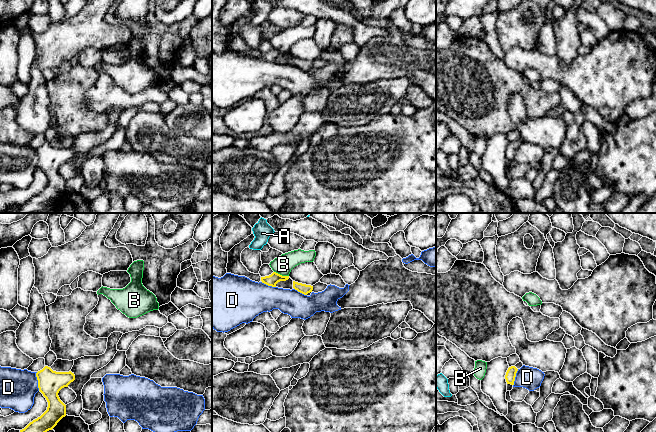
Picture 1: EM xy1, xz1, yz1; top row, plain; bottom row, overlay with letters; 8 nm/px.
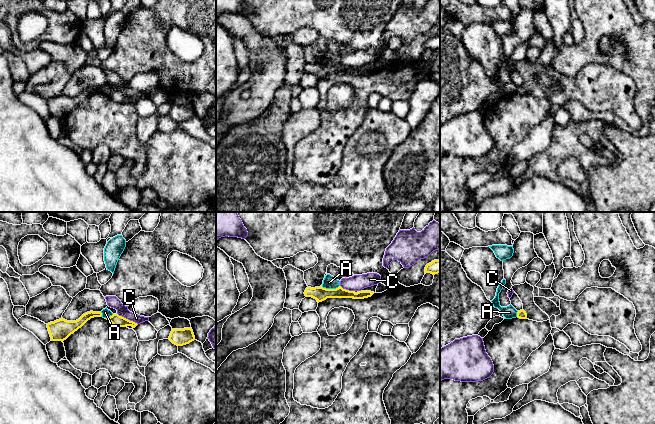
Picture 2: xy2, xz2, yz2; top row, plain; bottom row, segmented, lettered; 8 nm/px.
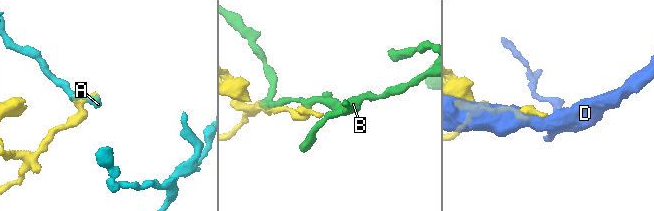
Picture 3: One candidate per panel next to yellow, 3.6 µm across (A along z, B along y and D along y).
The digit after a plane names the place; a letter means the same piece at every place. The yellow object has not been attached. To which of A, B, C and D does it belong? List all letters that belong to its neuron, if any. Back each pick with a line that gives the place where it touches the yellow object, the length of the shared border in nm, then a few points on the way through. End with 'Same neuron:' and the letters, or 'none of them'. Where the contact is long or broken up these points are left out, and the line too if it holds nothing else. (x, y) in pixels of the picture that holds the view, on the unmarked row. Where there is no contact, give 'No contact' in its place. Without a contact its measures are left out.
Same neuron: none of them

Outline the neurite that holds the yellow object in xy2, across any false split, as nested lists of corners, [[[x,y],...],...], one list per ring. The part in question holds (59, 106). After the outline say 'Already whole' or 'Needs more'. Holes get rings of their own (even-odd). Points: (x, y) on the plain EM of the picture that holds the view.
[[[87,88],[83,90],[76,97],[67,97],[63,94],[56,96],[54,98],[50,98],[47,100],[47,104],[52,117],[64,117],[71,110],[81,104],[88,96],[94,93],[101,93],[101,88]]]. Already whole

